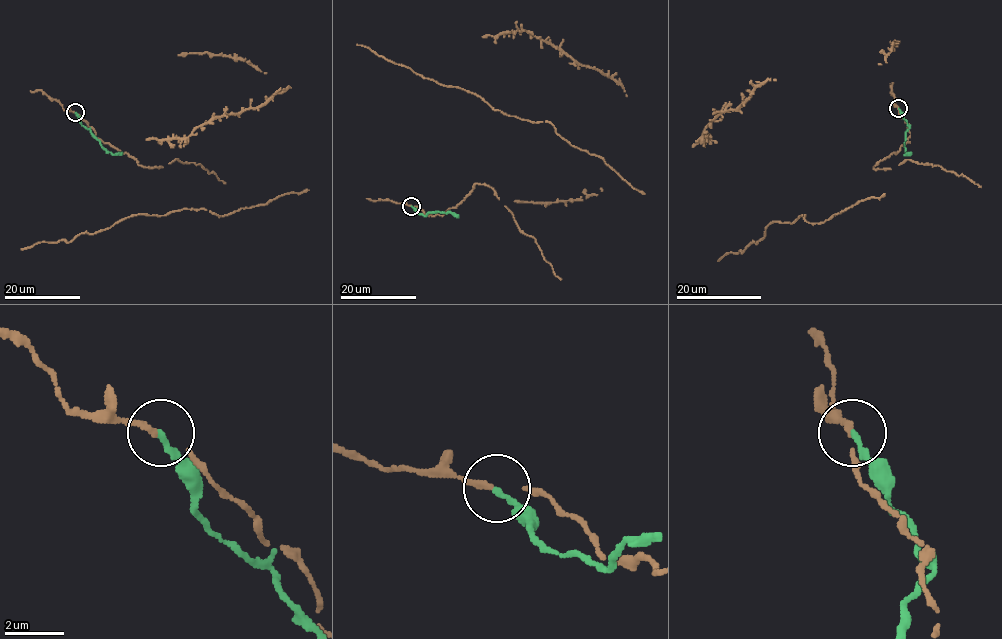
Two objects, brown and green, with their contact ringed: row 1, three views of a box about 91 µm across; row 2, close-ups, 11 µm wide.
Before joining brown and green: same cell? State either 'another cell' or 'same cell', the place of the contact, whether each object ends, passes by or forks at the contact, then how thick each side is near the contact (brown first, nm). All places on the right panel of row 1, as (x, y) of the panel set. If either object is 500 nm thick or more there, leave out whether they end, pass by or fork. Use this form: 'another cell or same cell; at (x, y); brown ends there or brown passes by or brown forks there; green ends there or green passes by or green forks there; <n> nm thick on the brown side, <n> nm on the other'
another cell; at (898, 108); brown passes by; green ends there; 130 nm thick on the brown side, 190 nm on the other

